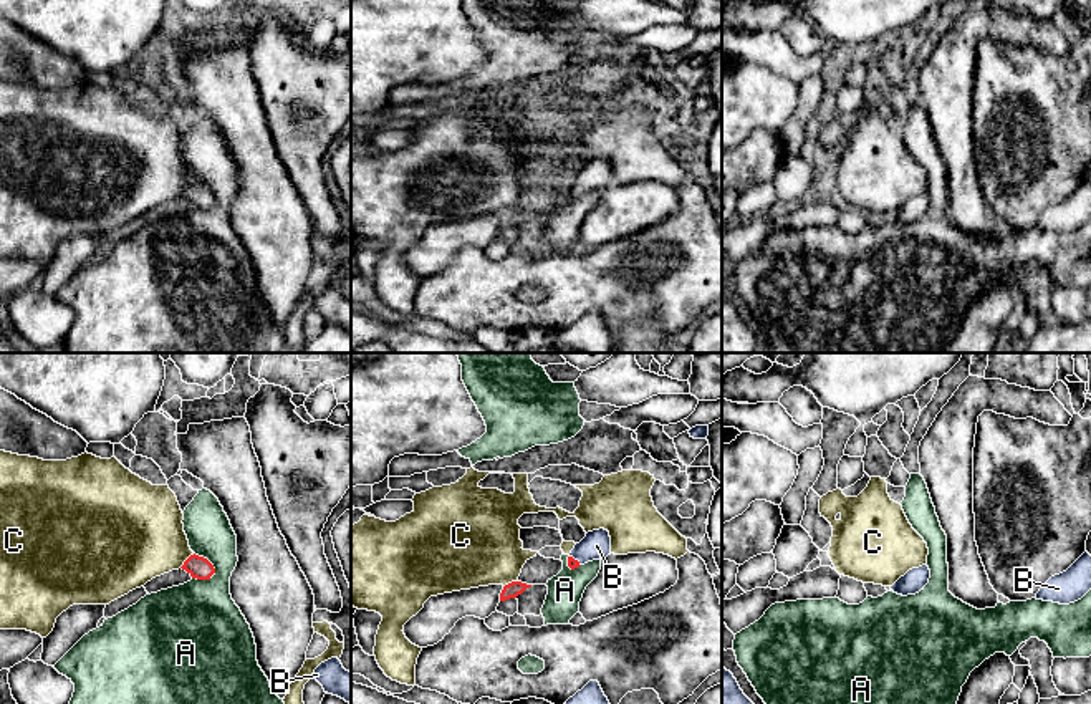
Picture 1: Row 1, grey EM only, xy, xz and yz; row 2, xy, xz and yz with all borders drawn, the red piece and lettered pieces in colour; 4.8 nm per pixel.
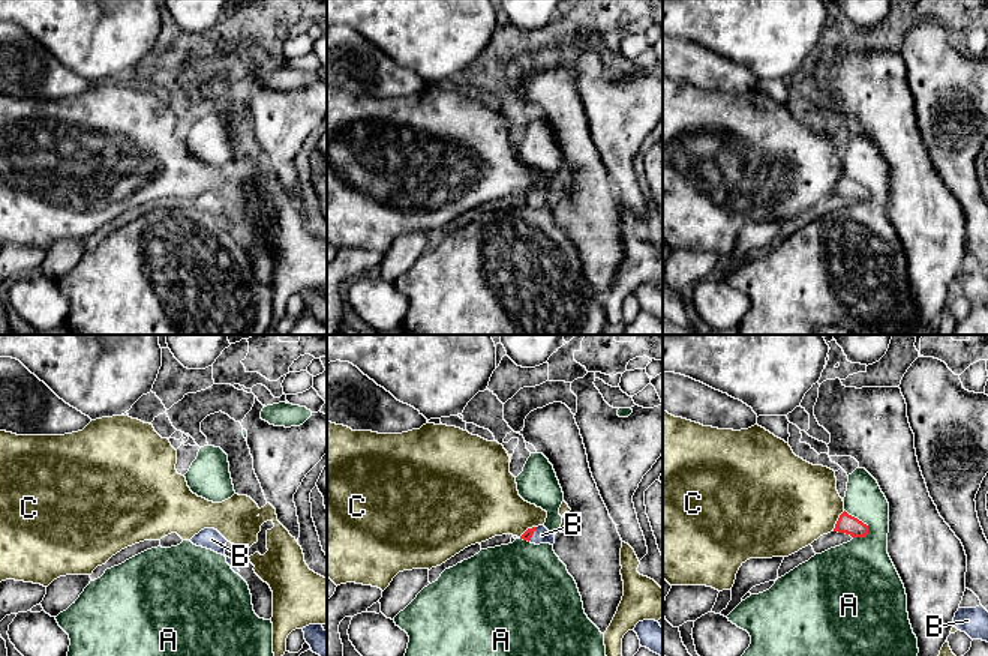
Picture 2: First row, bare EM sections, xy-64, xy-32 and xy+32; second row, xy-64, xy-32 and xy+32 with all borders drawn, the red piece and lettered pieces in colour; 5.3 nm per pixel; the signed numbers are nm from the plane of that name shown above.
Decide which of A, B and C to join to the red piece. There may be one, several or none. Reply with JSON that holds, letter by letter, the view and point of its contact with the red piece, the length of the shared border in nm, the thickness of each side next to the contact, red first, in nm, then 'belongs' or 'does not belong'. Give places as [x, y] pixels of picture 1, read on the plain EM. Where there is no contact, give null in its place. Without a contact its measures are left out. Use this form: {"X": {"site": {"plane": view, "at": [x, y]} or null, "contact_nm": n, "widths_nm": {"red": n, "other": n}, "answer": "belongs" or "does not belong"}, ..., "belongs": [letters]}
{"A": {"site": {"plane": "xy", "at": [207, 189]}, "contact_nm": 150, "widths_nm": {"red": 110, "other": 320}, "answer": "does not belong"}, "B": {"site": {"plane": "xz", "at": [576, 189]}, "contact_nm": 80, "widths_nm": {"red": 50, "other": 140}, "answer": "belongs"}, "C": {"site": {"plane": "xy", "at": [186, 189]}, "contact_nm": 100, "widths_nm": {"red": 110, "other": 420}, "answer": "does not belong"}, "belongs": ["B"]}

